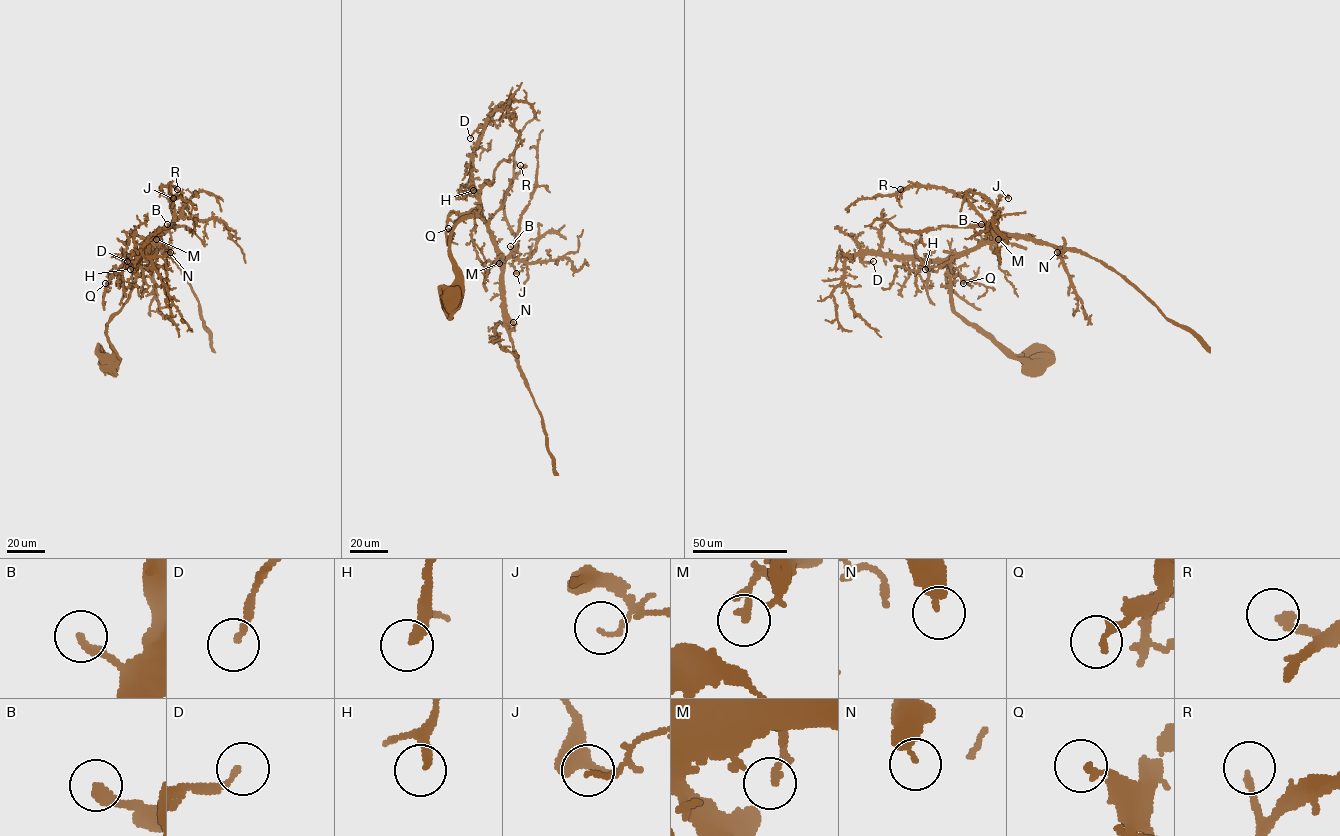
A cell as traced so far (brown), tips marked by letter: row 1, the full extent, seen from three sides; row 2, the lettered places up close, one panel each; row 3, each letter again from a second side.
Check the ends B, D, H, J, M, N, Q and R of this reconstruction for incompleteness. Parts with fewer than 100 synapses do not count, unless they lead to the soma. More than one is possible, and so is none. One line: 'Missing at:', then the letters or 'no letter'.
Missing at: N

